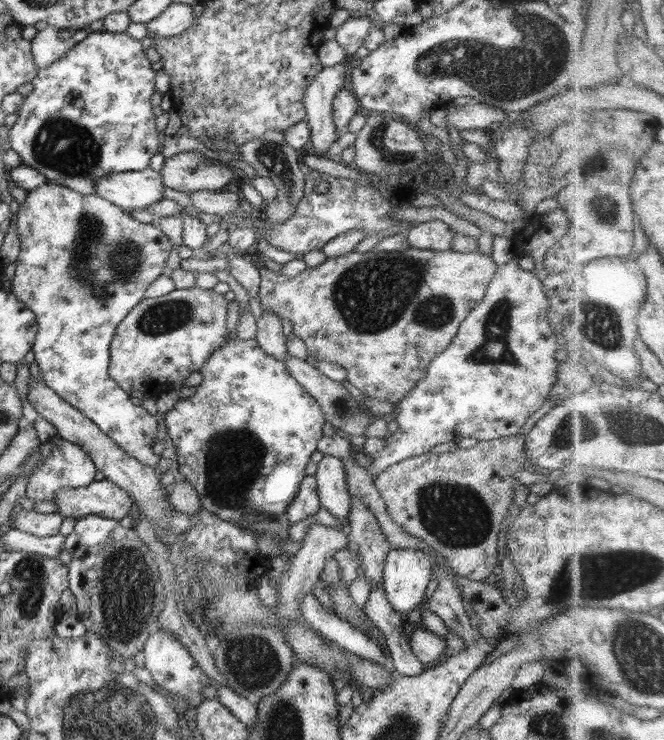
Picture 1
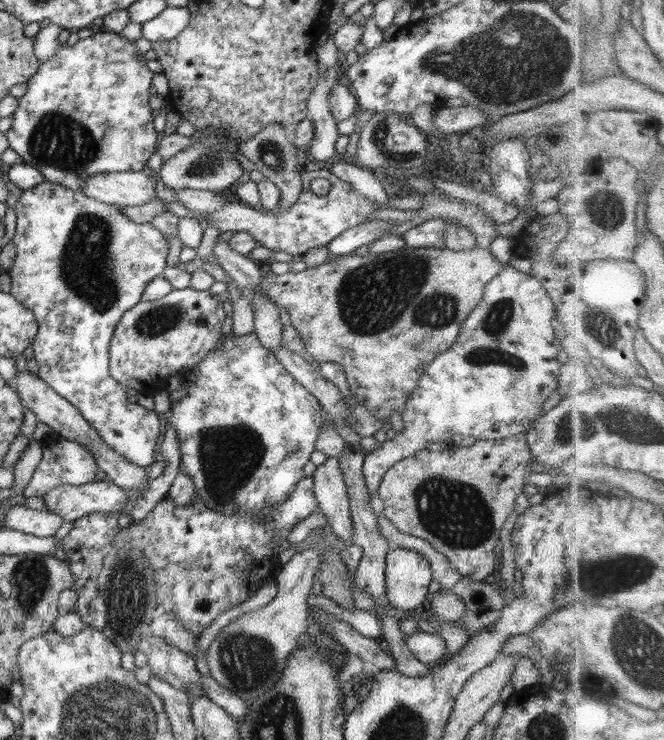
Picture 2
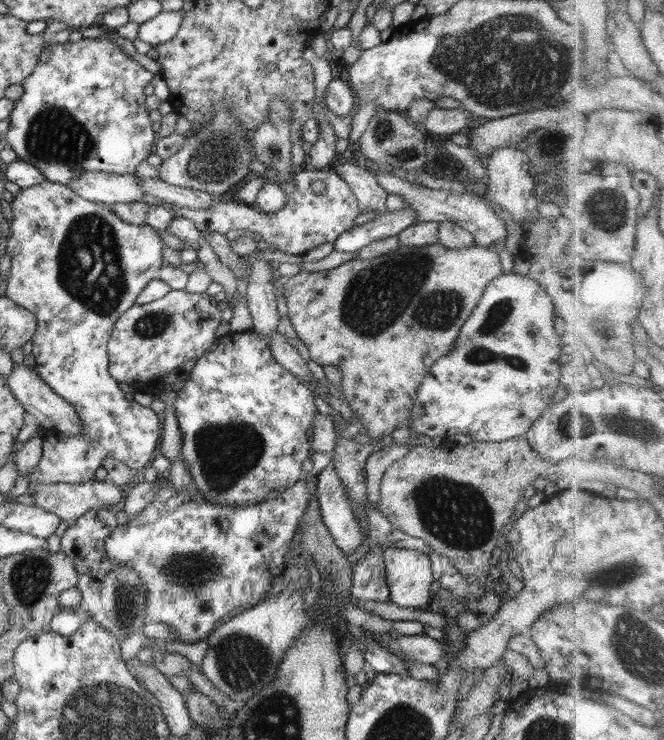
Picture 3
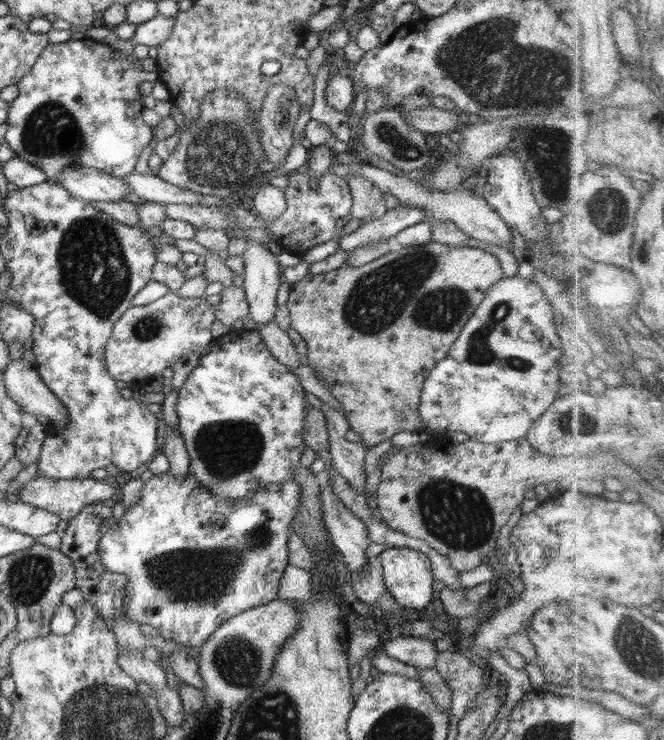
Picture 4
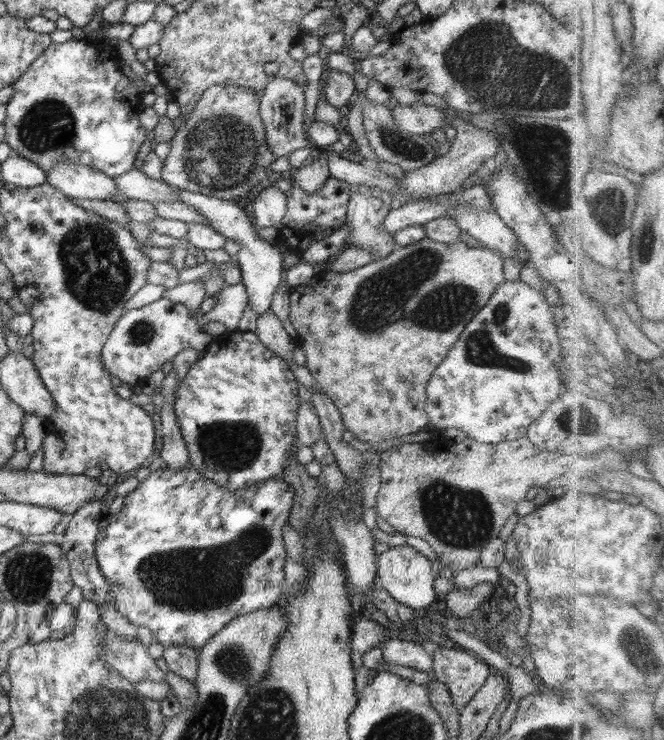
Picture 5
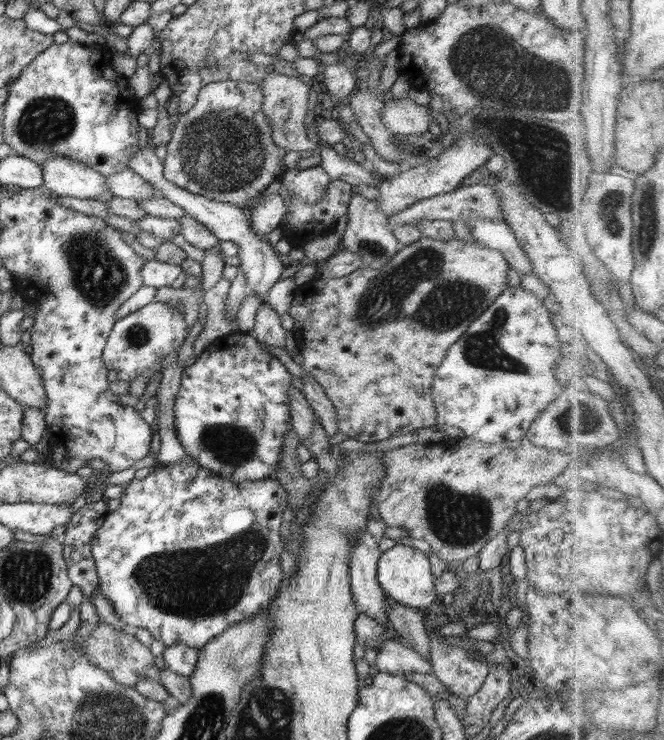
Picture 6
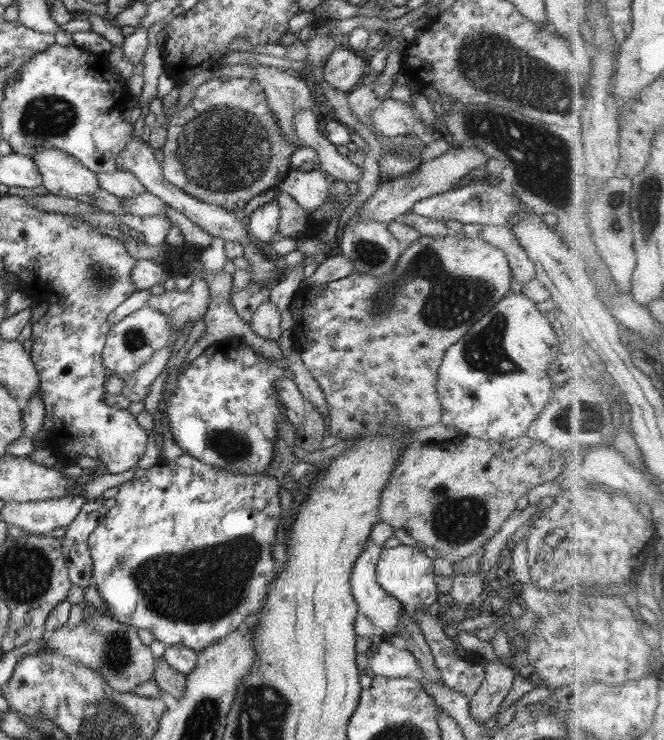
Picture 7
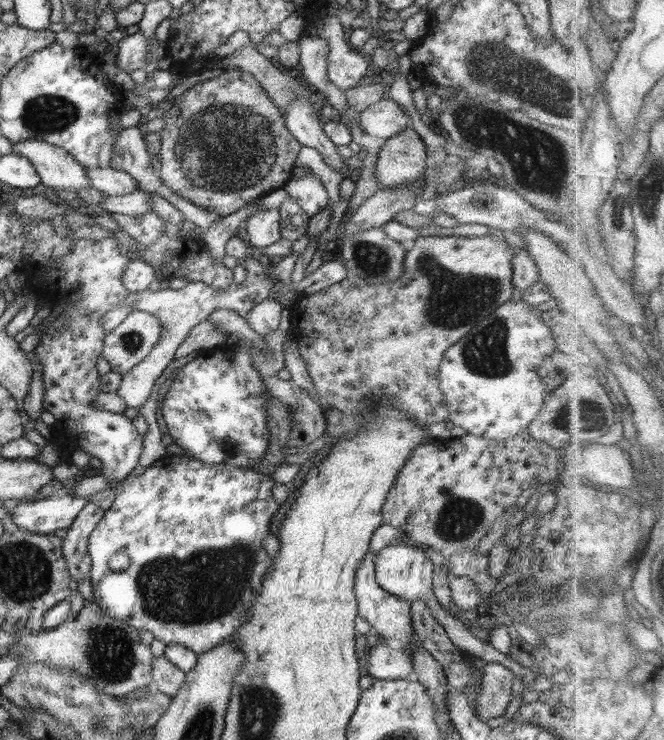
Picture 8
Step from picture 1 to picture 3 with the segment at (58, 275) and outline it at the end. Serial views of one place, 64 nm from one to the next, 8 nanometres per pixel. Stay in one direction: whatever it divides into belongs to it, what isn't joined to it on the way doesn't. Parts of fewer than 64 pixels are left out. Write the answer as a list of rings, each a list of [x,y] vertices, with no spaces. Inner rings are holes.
[[[44,180],[41,184],[31,188],[21,189],[14,200],[12,200],[10,206],[12,207],[12,233],[6,240],[6,255],[11,259],[11,270],[10,277],[8,278],[8,285],[6,286],[5,295],[14,300],[16,304],[26,308],[34,314],[37,320],[36,333],[31,338],[33,342],[33,351],[36,366],[33,369],[40,375],[40,378],[44,380],[46,384],[58,396],[62,396],[64,401],[67,401],[72,409],[78,414],[80,422],[82,422],[82,435],[63,435],[59,433],[59,442],[64,444],[58,444],[58,448],[54,448],[53,452],[50,452],[50,448],[44,448],[44,460],[39,462],[34,469],[34,473],[30,475],[28,489],[34,491],[34,487],[38,483],[68,483],[68,484],[80,484],[88,480],[94,479],[96,470],[102,467],[102,460],[106,458],[116,458],[120,460],[122,464],[126,464],[128,468],[132,470],[138,470],[142,467],[150,467],[152,464],[152,458],[154,458],[154,452],[156,452],[156,446],[158,446],[158,440],[160,440],[160,418],[158,418],[156,412],[151,408],[145,408],[135,402],[134,399],[129,399],[125,396],[125,393],[121,390],[119,382],[112,378],[109,372],[109,354],[108,354],[108,341],[111,337],[116,321],[130,308],[136,304],[136,299],[140,296],[140,293],[146,288],[146,285],[151,280],[158,279],[160,268],[165,266],[164,260],[162,259],[162,251],[166,247],[164,241],[160,238],[158,232],[152,226],[148,224],[128,224],[116,216],[114,212],[110,211],[106,204],[92,203],[91,201],[85,200],[83,197],[77,196],[76,192],[73,192],[67,186],[57,184],[56,182],[49,182]]]

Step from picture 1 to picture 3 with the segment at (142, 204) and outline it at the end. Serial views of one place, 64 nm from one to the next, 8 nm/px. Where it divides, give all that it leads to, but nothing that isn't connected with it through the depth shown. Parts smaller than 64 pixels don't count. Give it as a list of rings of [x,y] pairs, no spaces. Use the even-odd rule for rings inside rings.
[[[80,172],[69,180],[70,188],[77,196],[92,203],[132,204],[144,197],[143,189],[139,188],[138,177],[134,175],[114,175],[106,172]]]

